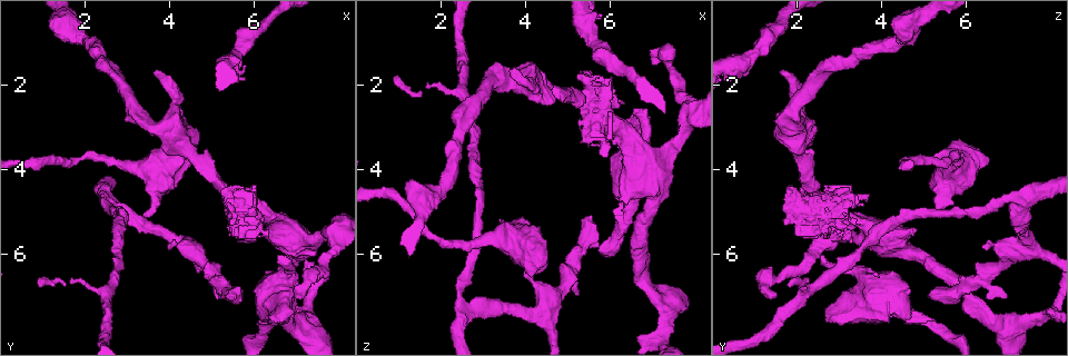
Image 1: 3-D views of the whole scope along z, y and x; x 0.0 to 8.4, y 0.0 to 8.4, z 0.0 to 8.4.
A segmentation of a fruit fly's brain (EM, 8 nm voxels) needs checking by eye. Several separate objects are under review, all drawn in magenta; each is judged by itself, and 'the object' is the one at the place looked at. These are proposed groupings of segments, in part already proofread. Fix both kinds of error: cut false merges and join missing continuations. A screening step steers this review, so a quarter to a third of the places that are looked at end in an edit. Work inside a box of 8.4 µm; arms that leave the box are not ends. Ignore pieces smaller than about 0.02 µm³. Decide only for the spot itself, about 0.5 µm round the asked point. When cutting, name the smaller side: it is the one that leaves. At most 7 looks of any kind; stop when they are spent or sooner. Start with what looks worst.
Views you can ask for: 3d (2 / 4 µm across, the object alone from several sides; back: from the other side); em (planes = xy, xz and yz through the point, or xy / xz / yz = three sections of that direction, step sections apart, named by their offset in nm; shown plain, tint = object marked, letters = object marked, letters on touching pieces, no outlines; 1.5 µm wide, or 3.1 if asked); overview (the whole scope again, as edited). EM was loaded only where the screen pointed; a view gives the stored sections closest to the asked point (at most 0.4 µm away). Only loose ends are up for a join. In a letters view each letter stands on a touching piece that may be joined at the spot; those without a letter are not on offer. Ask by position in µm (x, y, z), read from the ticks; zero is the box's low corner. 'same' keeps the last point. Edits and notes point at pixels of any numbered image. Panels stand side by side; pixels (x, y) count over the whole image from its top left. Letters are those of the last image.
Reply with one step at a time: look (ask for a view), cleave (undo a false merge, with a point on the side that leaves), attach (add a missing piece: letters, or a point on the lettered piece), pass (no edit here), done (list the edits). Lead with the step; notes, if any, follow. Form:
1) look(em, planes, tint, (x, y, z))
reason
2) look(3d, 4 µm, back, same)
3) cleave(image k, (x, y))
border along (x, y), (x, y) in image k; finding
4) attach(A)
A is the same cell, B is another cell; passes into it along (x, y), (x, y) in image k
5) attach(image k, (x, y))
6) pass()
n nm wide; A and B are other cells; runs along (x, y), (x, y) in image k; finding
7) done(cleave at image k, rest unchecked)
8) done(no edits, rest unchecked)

look(3d, 4 µm, (1.70, 6.60, 2.00))
an open end

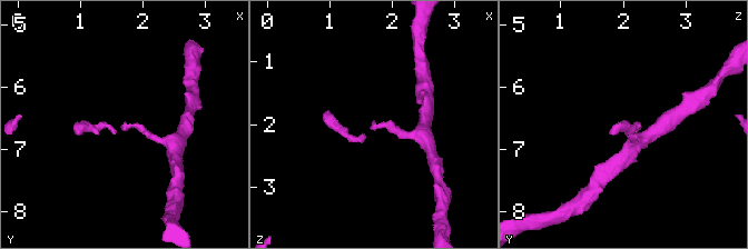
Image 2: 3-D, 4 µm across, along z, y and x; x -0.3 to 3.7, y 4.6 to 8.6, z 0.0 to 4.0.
look(em, planes, tint, (1.65, 6.60, 2.00))

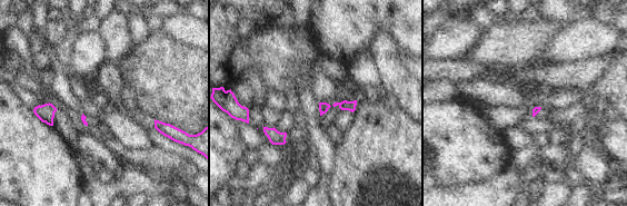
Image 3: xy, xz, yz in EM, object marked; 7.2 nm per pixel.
look(em, planes, letters, same)

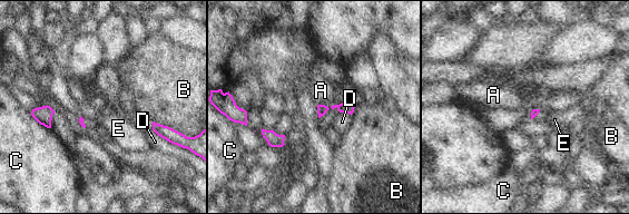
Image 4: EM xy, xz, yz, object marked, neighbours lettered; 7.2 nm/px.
pass()
A, B, C, D and E are other cells; border along (334, 104), (330, 107), (317, 105) in image 4; none of them fits

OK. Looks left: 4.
look(3d, 2 µm, (7.05, 6.95, 1.55))
an open end

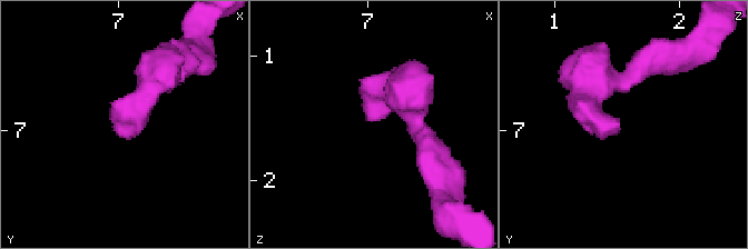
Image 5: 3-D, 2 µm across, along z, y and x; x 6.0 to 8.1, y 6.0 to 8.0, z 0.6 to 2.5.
look(em, planes, letters, (7.02, 6.88, 1.52))

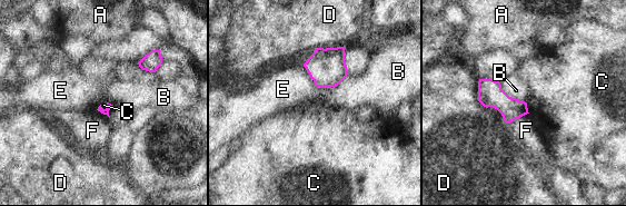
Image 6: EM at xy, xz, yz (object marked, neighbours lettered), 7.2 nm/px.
pass()
B touches over 260 nm; A, B, C, D, E and F are other cells; no lettered piece goes on from it

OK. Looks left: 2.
look(em, planes, letters, (6.50, 7.45, 4.75))
calibre changes

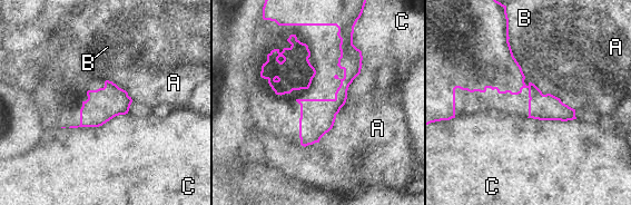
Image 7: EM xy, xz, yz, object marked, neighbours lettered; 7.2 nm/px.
pass()
A, B and C are other cells; border along (529, 81), (575, 109) in image 7; one neuron here

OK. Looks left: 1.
done(no edits, rest unchecked)

